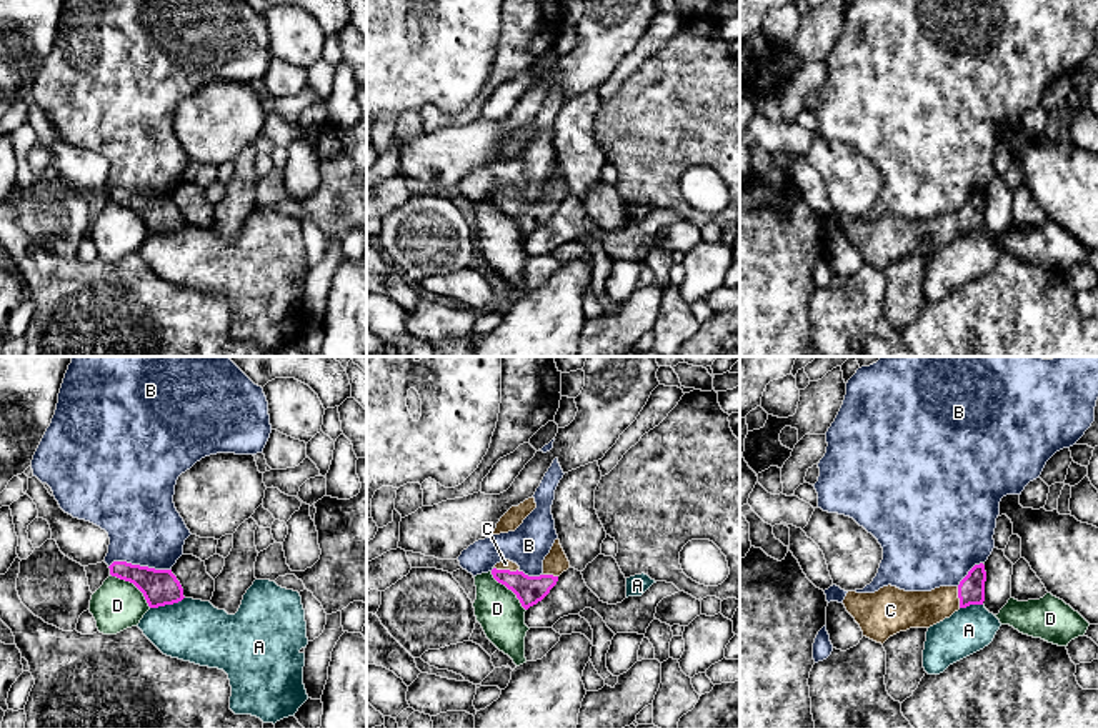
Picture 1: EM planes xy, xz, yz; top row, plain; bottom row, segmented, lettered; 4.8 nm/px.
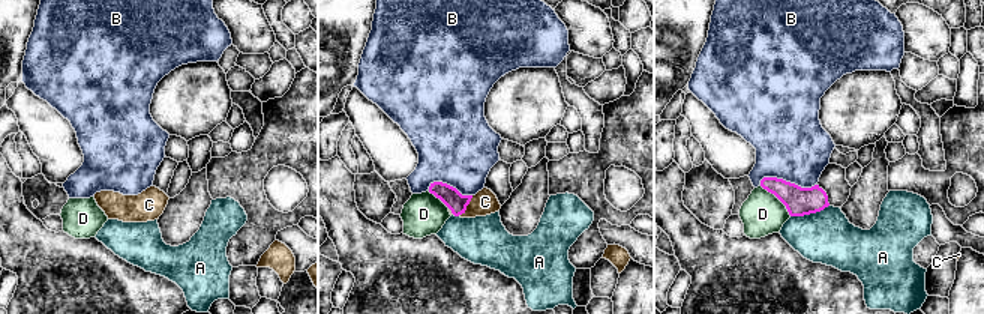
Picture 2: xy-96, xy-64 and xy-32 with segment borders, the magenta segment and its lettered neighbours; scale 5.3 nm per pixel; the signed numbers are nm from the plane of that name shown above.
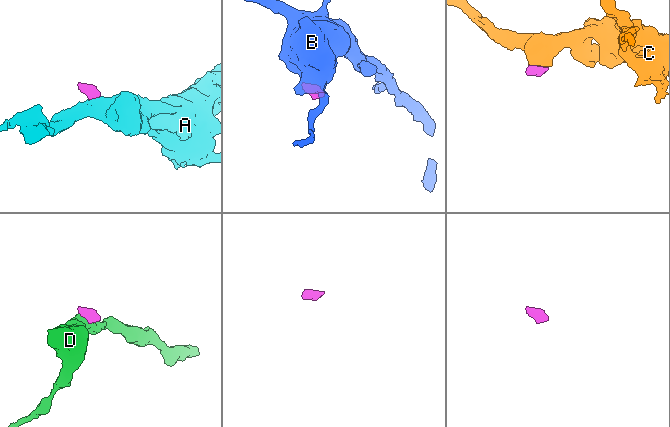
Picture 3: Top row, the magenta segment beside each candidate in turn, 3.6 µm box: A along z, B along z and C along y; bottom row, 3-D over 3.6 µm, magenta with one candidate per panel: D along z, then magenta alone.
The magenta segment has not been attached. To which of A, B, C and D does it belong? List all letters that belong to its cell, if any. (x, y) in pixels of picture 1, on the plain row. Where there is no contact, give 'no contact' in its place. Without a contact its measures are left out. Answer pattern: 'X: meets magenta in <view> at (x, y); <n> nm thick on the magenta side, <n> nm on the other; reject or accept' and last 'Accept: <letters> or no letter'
A: meets magenta in xy at (167, 230); 180 nm thick on the magenta side, 300 nm on the other; reject
B: meets magenta in xy at (139, 192); 180 nm thick on the magenta side, 360 nm on the other; reject
C: meets magenta in xz at (507, 197); 140 nm thick on the magenta side, 50 nm on the other; accept
D: meets magenta in xy at (134, 210); 180 nm thick on the magenta side, 240 nm on the other; reject
Accept: C

